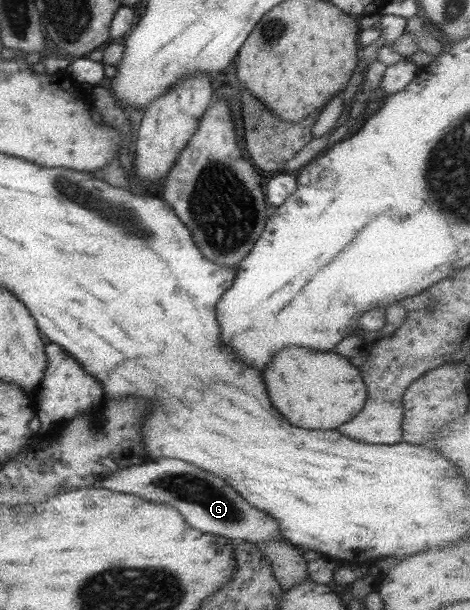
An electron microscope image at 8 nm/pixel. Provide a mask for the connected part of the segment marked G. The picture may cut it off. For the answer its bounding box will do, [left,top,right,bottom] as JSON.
[98,457,281,545]

